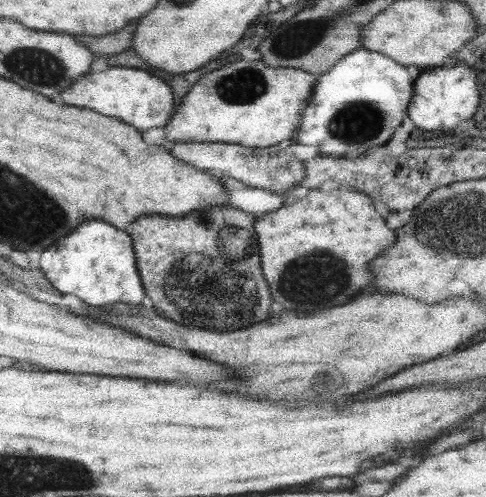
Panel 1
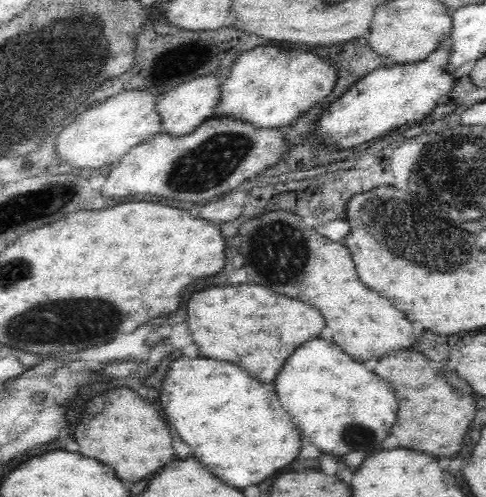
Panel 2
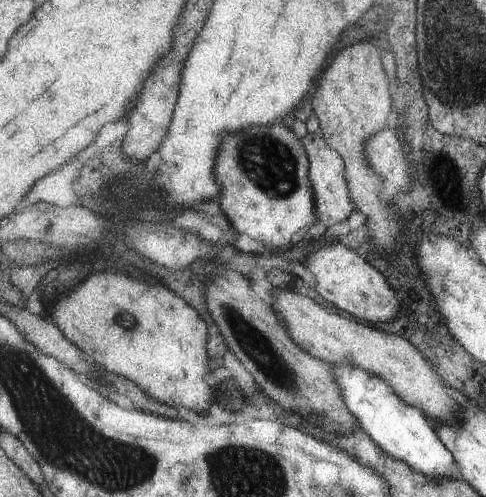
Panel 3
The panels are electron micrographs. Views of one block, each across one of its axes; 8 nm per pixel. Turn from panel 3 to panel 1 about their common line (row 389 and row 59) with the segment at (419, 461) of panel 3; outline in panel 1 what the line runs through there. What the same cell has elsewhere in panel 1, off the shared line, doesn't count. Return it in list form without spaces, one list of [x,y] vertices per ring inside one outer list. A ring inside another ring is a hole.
[[[361,48],[345,56],[331,72],[327,72],[325,76],[319,76],[311,104],[307,112],[303,114],[303,126],[295,134],[293,144],[317,146],[319,156],[345,158],[349,156],[349,152],[353,154],[355,150],[361,150],[361,148],[365,150],[365,156],[367,156],[367,150],[387,144],[393,138],[395,130],[401,126],[403,118],[409,116],[411,102],[415,100],[415,78],[417,74],[411,68],[399,64],[397,60],[381,52],[371,52]]]

